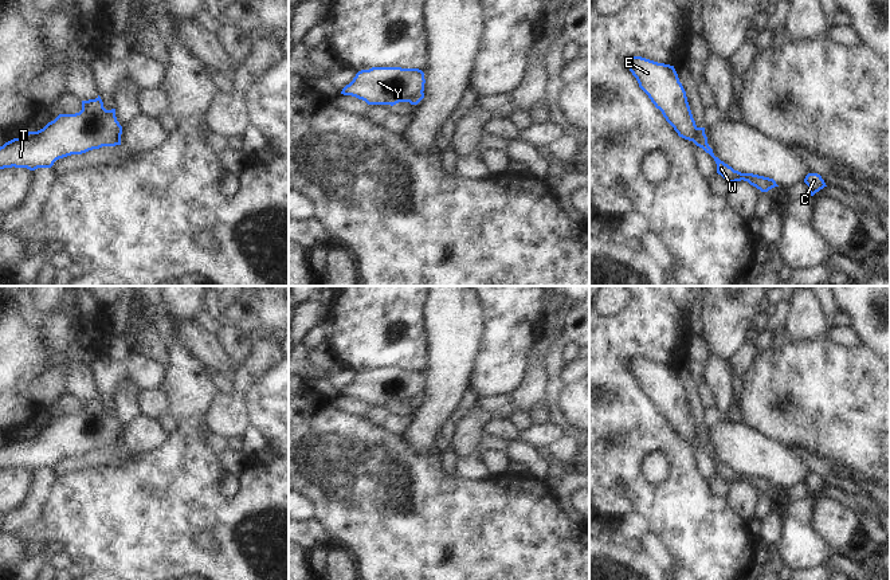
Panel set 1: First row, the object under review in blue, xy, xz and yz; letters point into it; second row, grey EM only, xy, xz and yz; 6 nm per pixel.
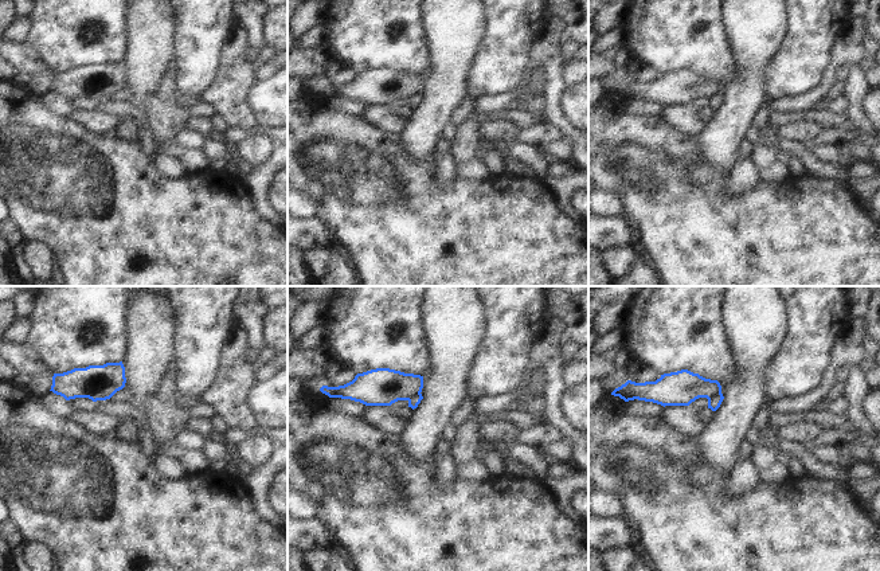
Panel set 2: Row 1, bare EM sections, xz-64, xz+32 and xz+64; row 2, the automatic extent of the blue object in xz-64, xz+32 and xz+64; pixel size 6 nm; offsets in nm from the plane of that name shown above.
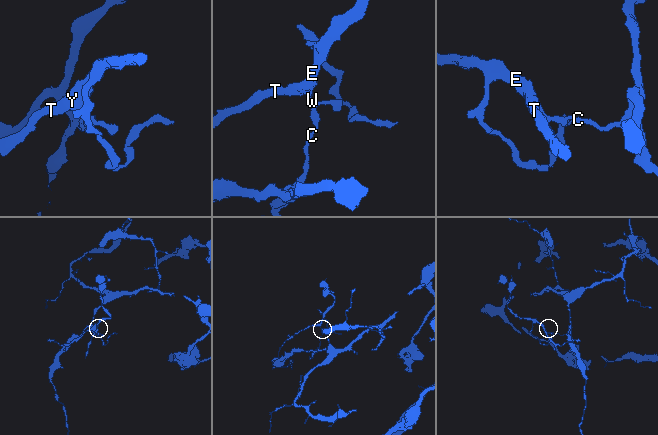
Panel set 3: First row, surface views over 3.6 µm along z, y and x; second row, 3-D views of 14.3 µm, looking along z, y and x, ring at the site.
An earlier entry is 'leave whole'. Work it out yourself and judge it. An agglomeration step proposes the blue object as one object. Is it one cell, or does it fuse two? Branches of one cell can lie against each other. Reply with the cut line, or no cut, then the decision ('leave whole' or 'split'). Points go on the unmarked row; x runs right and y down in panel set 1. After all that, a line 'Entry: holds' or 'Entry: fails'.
yz (697, 428), (694, 443) | split
Entry: fails

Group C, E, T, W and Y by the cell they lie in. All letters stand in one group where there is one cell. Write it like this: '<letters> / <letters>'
C W / E T Y

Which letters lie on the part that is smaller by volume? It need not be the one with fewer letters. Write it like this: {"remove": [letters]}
{"remove": ["E", "T", "Y"]}

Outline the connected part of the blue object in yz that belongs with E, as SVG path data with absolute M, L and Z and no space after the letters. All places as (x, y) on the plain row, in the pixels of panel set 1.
M632 357L627 368L678 436L695 444L697 426L674 367Z

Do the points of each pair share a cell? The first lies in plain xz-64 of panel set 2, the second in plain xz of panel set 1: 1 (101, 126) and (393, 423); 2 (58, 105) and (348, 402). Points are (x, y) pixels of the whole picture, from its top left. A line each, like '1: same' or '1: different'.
1: same
2: same

